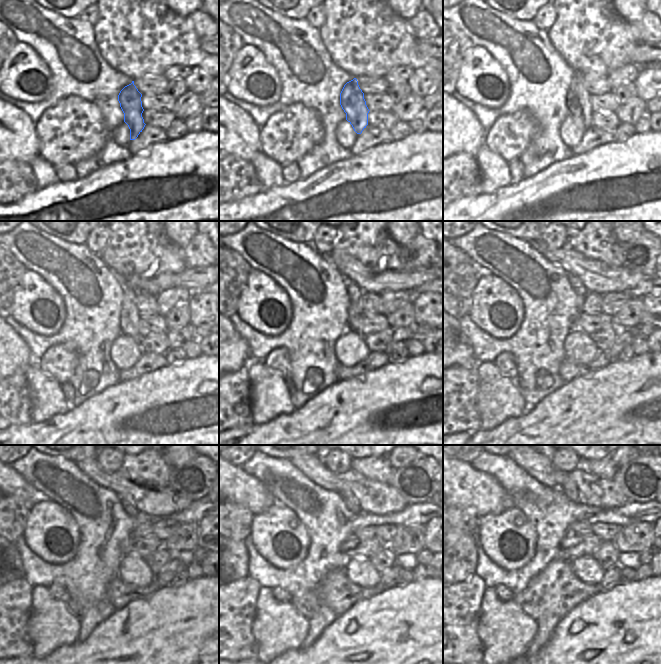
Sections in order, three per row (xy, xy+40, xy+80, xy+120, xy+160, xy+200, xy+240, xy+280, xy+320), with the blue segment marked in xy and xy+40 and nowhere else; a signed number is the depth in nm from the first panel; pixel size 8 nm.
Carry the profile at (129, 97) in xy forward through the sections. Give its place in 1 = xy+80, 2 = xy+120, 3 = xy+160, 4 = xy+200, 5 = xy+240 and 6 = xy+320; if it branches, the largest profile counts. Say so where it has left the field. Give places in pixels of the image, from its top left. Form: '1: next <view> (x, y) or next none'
1: next xy+80 (577, 99)
2: next xy+120 (129, 317)
3: next xy+160 (354, 291)
4: next xy+200 (576, 284)
5: next xy+240 (129, 508)
6: next xy+320 (565, 484)

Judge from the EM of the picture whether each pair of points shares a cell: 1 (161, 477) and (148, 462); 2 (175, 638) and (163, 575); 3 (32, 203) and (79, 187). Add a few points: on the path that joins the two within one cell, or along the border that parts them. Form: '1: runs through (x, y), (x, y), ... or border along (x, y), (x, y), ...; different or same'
1: runs through (159, 473), (152, 466); same
2: border along (169, 585), (163, 585), (158, 588); different
3: runs through (44, 203), (58, 201), (67, 196); same

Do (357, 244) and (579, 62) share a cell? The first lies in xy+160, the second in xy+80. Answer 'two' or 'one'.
one

